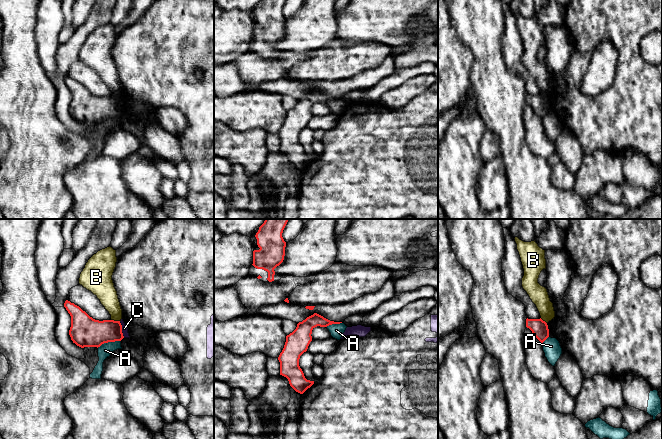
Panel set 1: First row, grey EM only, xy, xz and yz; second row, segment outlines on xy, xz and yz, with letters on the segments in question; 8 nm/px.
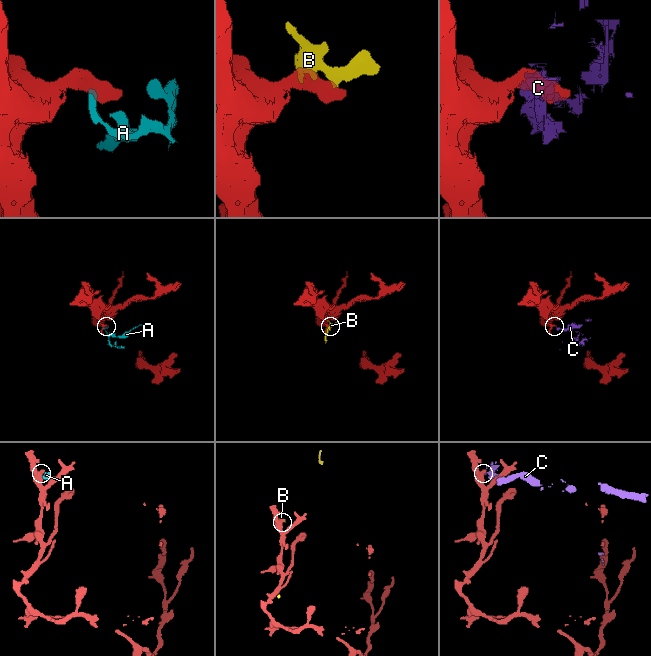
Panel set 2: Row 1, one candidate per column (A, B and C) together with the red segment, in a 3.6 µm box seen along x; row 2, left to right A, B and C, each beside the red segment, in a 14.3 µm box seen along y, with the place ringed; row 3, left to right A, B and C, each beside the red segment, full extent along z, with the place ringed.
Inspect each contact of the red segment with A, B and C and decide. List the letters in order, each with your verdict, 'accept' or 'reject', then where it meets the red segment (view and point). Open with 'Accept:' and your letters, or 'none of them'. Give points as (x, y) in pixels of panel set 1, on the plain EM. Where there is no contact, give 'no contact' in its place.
Accept: none of them
A: reject; contact xy (108, 117)
B: reject; contact xy (115, 97)
C: reject; contact xy (121, 105)

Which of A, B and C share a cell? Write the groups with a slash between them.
A / B / C

